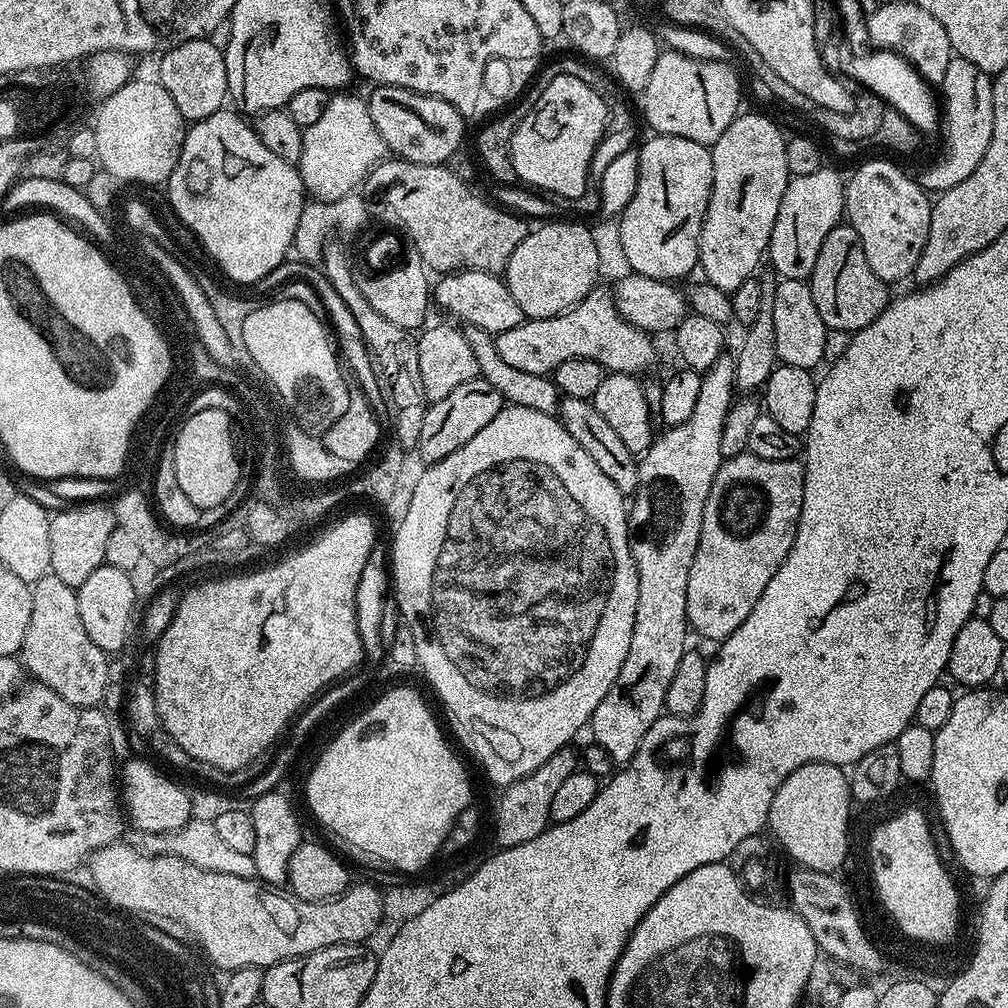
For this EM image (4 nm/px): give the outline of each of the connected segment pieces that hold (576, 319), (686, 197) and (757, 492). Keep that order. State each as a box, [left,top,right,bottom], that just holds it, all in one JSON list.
[[494,286,656,376],[618,134,712,282],[686,454,804,642]]

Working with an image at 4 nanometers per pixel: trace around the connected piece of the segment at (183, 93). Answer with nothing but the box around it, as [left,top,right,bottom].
[159,38,229,121]

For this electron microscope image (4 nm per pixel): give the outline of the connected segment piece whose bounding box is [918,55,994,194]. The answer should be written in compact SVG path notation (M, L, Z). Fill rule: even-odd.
M953 55L946 74L938 85L938 92L944 95L942 100L942 133L944 132L944 149L940 157L918 176L918 183L925 192L939 194L966 182L970 174L982 162L986 146L990 146L990 134L994 134L994 94L992 93L993 77L982 71L974 62Z

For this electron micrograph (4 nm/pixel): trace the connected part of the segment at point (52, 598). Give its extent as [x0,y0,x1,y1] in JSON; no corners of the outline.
[18,574,110,708]

